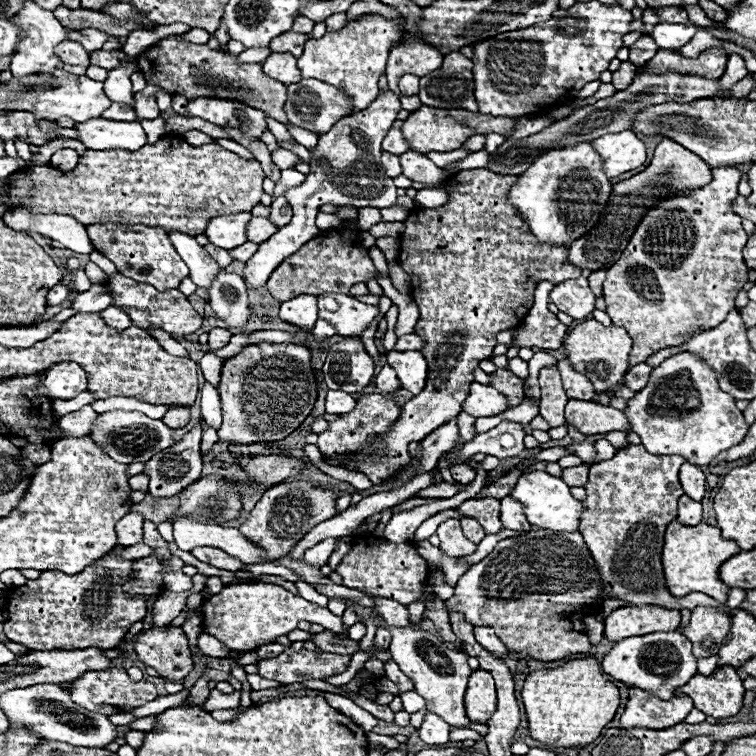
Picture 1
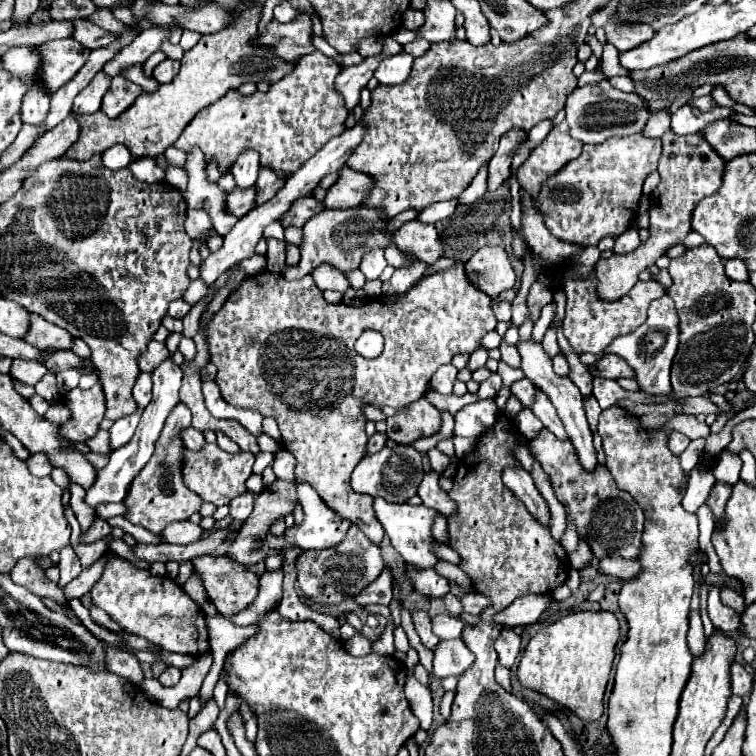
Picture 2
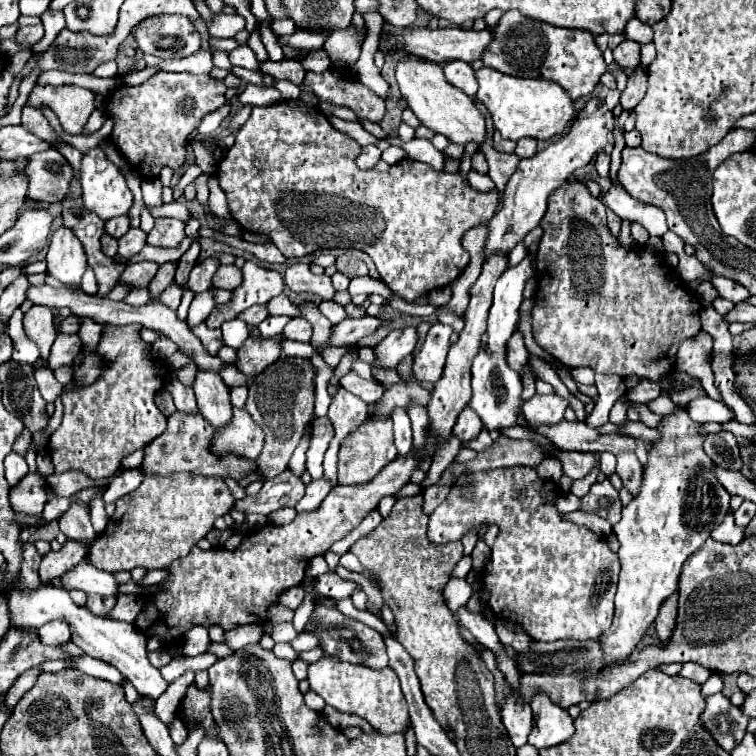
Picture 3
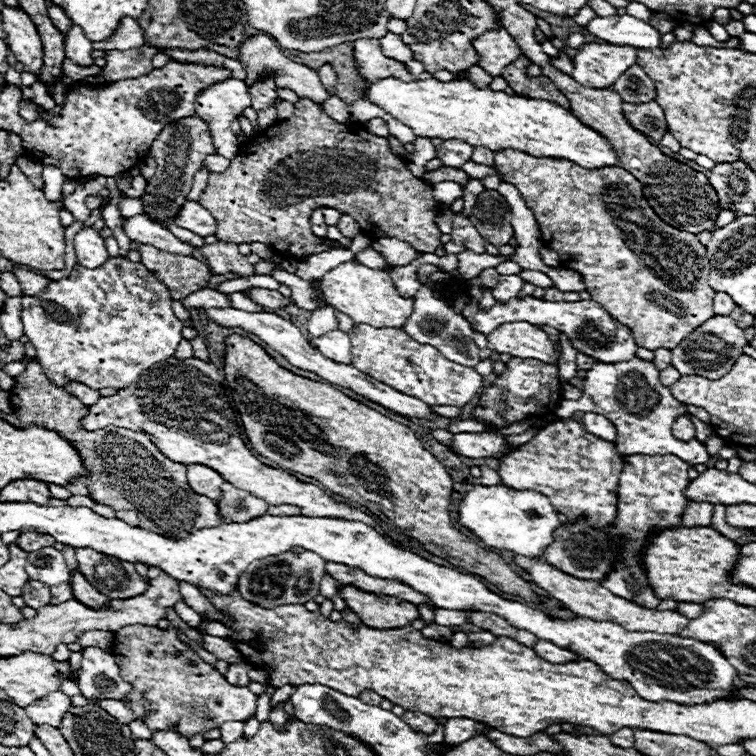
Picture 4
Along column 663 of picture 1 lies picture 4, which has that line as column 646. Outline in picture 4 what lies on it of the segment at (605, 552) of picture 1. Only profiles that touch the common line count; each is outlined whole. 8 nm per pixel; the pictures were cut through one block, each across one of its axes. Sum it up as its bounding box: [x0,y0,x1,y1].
[602,454,688,606]

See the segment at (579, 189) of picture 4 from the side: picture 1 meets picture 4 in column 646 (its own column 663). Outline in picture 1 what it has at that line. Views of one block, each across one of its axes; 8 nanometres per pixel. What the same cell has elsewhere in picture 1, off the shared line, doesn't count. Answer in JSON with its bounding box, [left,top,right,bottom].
[604,166,748,368]

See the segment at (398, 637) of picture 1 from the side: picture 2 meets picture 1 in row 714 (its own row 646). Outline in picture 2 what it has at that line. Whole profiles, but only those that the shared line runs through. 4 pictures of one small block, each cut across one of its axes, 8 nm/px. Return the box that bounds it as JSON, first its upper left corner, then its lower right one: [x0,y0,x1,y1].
[434,640,474,678]

